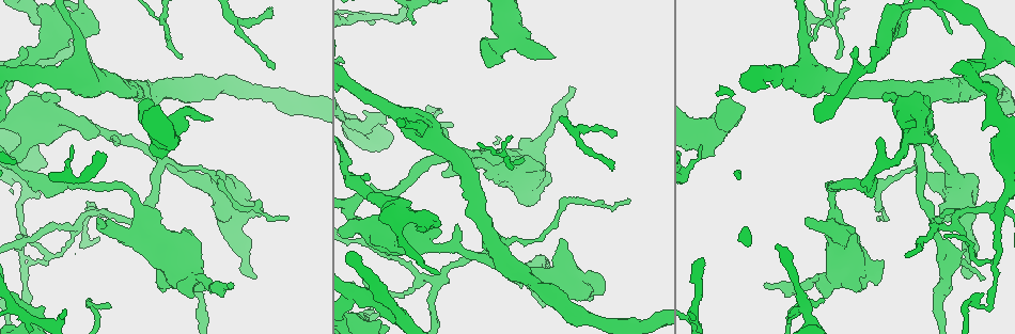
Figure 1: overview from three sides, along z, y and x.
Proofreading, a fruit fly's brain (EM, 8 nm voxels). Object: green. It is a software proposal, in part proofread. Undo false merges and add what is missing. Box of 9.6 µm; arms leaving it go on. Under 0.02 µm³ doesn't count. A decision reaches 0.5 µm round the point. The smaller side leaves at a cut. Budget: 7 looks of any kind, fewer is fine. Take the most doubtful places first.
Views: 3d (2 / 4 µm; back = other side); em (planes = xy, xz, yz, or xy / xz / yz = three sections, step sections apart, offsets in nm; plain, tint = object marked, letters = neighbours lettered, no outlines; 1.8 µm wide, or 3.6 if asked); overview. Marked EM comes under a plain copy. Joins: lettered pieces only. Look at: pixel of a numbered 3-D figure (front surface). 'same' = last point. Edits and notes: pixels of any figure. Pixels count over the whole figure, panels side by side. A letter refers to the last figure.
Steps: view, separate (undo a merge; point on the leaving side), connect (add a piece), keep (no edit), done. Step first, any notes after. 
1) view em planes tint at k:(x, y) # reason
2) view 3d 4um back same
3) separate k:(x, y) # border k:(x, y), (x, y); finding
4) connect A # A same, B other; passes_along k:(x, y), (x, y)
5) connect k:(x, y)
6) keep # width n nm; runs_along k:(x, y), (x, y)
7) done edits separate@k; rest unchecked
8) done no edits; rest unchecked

view 3d 2um at 1:(555, 58) # free end

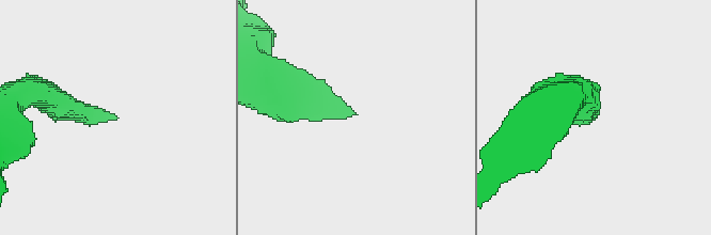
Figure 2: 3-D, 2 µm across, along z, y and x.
view em planes letters at 2:(117, 118)

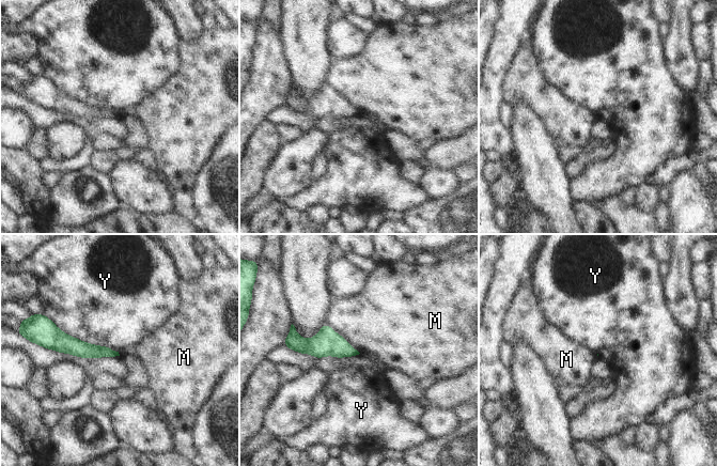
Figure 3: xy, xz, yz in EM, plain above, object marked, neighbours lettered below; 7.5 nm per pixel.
keep # longest_contact Y 550 nm; M other, Y other; border 3:(325, 322), (360, 353); none of them fits

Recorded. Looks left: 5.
view em 3.6um planes letters at 1:(68, 27) # four arms meet

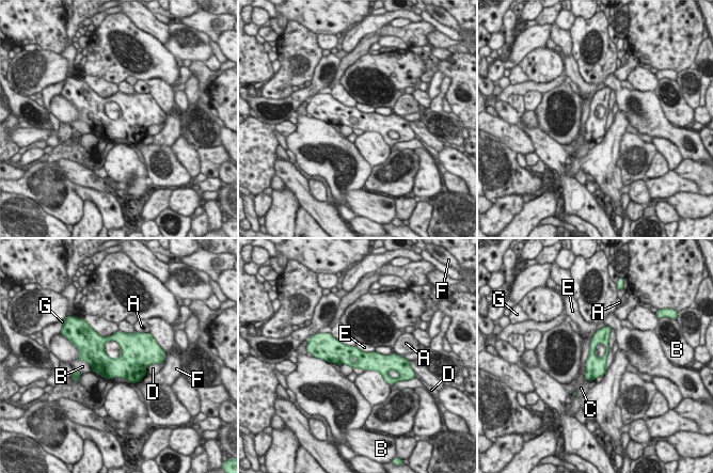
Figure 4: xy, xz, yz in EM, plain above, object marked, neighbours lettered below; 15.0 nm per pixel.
keep # A other, B other, C other, D other, E other, F other, G other; border 4:(606, 325), (595, 332), (585, 361); all the same neuron

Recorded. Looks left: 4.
view em planes tint at 1:(604, 284) # an open end

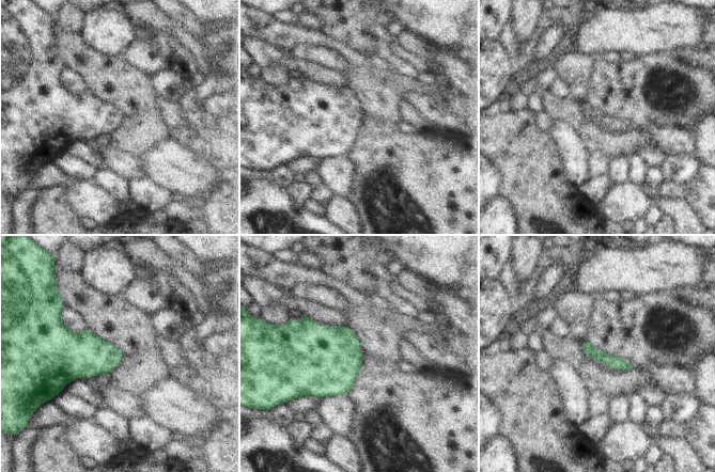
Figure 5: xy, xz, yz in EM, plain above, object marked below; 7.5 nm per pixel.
view em planes letters same # what lies round it

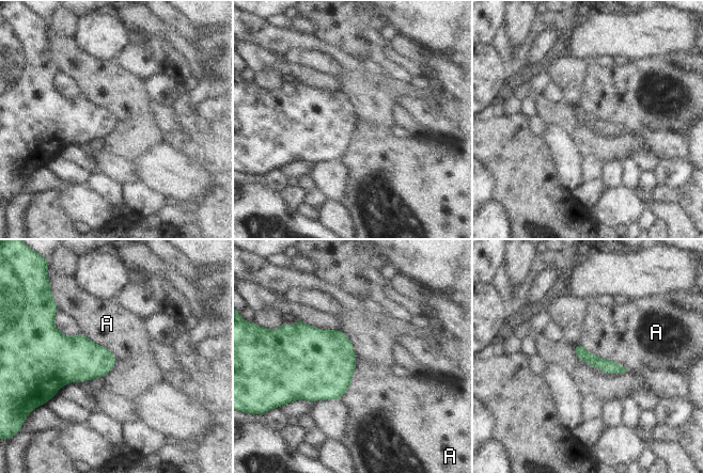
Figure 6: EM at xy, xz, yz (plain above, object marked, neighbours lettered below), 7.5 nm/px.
keep # A other; no lettered piece goes on from it

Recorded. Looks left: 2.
done no edits; rest unchecked

